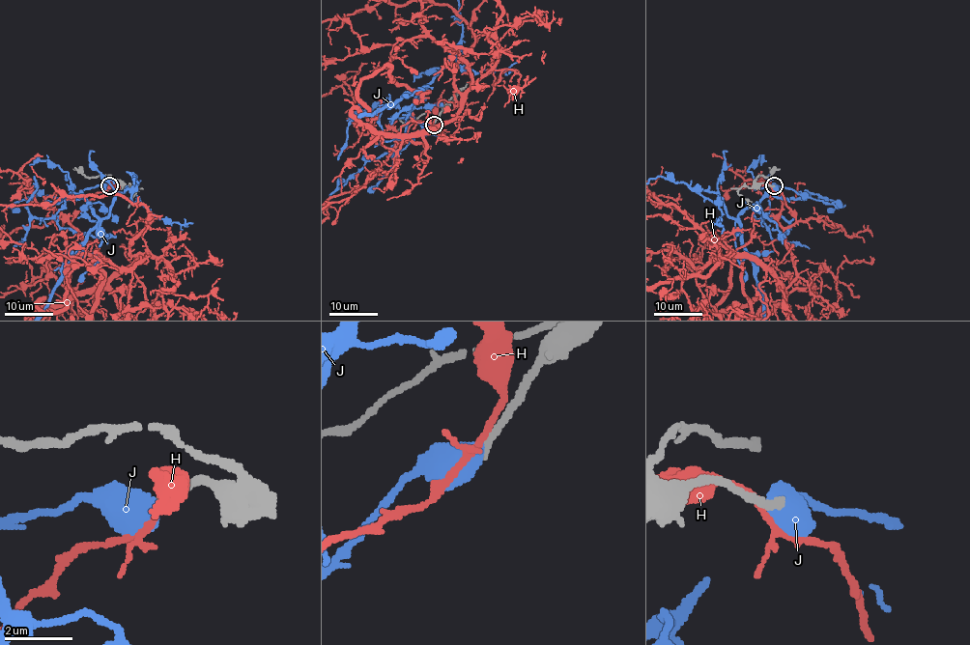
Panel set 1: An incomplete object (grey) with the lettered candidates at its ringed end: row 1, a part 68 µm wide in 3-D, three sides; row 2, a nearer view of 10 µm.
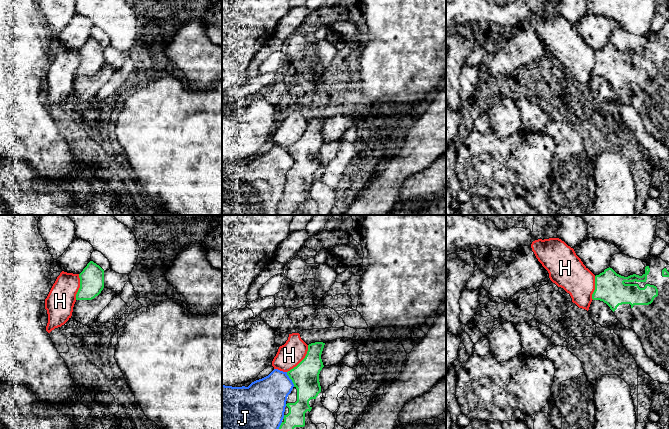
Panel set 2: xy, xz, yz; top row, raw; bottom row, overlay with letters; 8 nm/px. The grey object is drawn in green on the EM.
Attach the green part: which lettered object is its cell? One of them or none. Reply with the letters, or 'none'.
none

